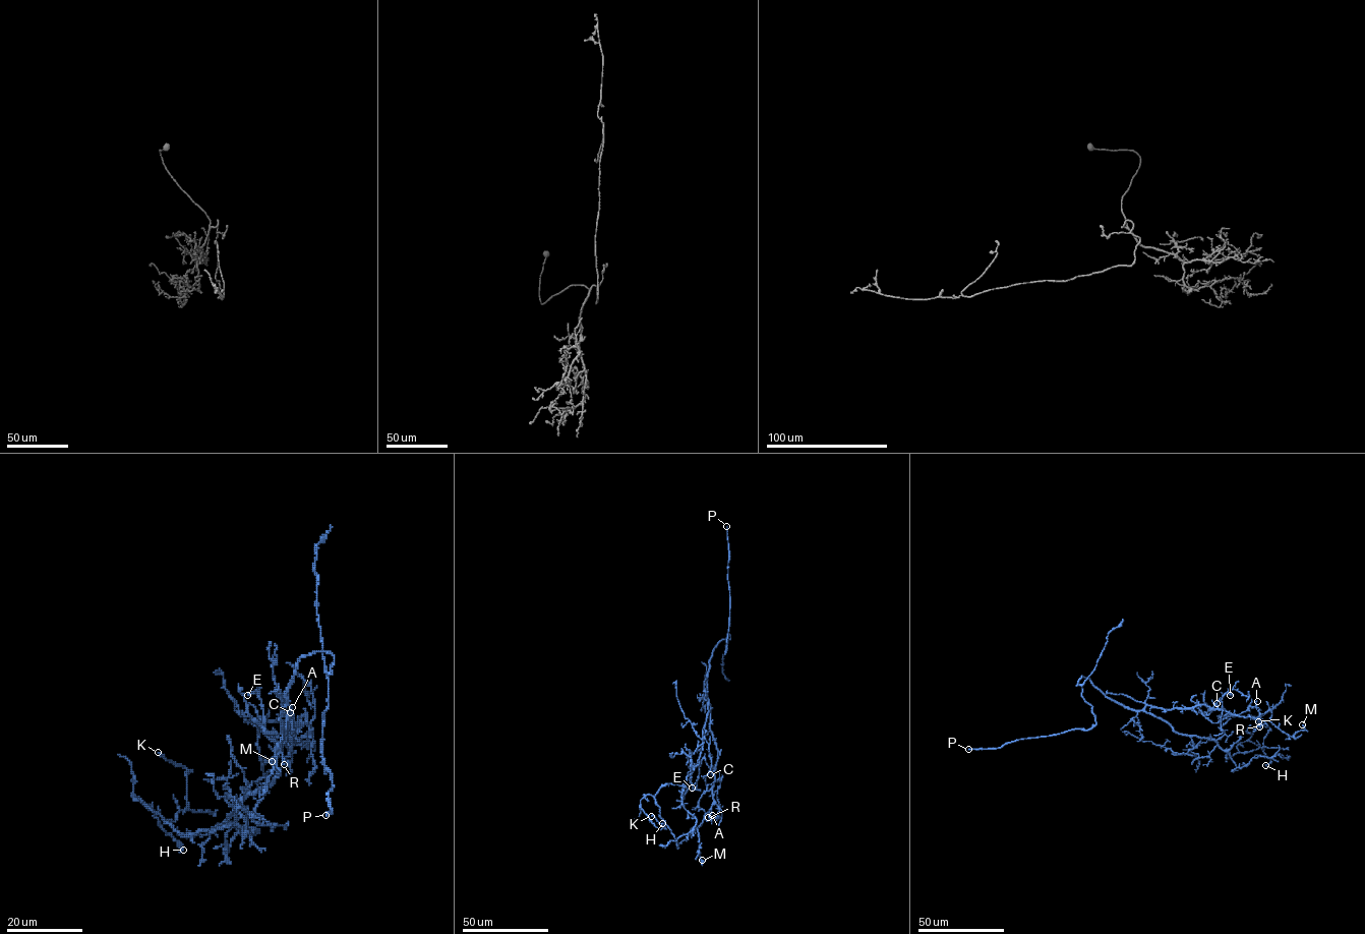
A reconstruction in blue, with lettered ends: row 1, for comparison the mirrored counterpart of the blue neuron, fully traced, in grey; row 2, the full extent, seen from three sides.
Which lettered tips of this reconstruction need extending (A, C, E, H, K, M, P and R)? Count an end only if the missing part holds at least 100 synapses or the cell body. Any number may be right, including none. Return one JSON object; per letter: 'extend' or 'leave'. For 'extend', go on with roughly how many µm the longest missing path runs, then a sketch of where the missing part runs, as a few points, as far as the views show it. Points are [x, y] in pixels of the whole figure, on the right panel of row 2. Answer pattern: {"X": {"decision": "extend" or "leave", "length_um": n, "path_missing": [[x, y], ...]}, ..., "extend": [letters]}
{"A": {"decision": "leave"}, "C": {"decision": "leave"}, "E": {"decision": "leave"}, "H": {"decision": "leave"}, "K": {"decision": "leave"}, "M": {"decision": "leave"}, "P": {"decision": "extend", "length_um": 300}, "R": {"decision": "leave"}, "extend": ["P"]}

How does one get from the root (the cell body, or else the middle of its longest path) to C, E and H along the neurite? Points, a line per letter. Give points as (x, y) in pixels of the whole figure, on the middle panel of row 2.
C: (707, 674), (710, 731), (718, 751), (715, 767), (710, 774)
E: (707, 674), (710, 731), (718, 758), (714, 767), (702, 759), (697, 785), (694, 790), (692, 787)
H: (707, 674), (697, 764), (685, 786), (665, 784), (640, 801), (652, 823), (660, 829), (662, 823)

